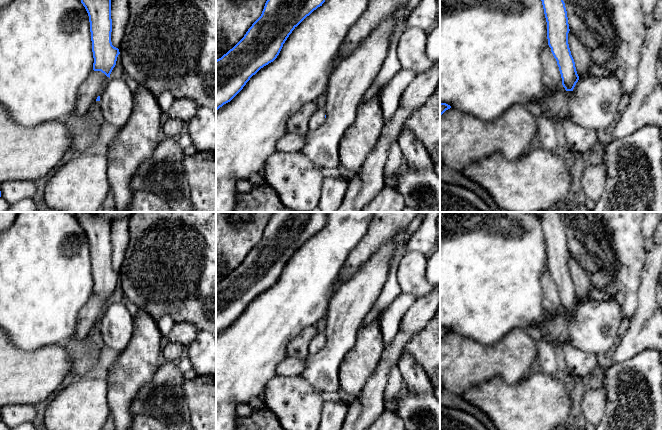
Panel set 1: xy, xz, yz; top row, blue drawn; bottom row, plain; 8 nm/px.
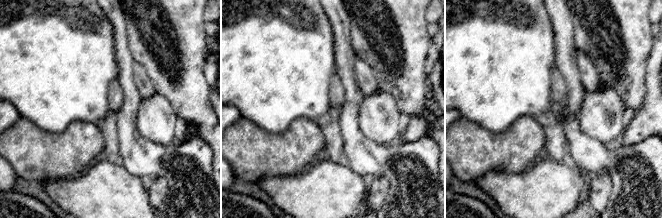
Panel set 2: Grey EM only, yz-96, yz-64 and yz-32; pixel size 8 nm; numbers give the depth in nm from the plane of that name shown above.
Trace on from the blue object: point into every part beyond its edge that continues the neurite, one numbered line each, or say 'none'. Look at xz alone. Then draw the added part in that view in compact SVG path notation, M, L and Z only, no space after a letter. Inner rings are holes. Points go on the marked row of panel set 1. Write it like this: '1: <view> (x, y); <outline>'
1: xz (318, 118); M319 107L314 114L311 116L309 122L308 122L308 129L309 130L314 130L319 128L321 125L324 124L326 118L325 118L325 110L323 107Z

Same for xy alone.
1: xy (94, 112); M94 101L89 110L86 113L87 117L89 119L94 120L96 123L99 125L103 125L105 123L105 120L102 116L102 111L100 107L100 102L99 101Z

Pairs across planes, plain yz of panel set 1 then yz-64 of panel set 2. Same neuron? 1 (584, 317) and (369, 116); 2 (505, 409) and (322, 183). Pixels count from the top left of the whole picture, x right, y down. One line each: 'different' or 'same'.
1: same
2: same

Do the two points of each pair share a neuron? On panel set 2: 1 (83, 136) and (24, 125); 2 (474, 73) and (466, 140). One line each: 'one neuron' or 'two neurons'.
1: one neuron
2: two neurons

